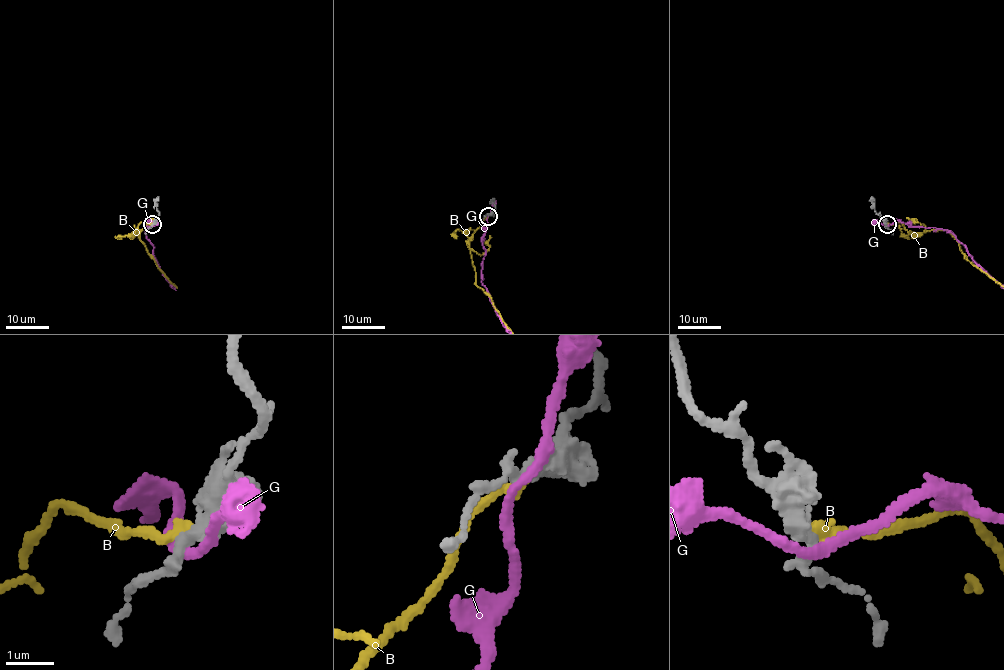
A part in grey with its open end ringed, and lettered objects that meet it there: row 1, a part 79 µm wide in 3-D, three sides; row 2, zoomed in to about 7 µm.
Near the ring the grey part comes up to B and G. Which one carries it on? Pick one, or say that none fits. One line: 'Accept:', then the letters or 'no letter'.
Accept: B

